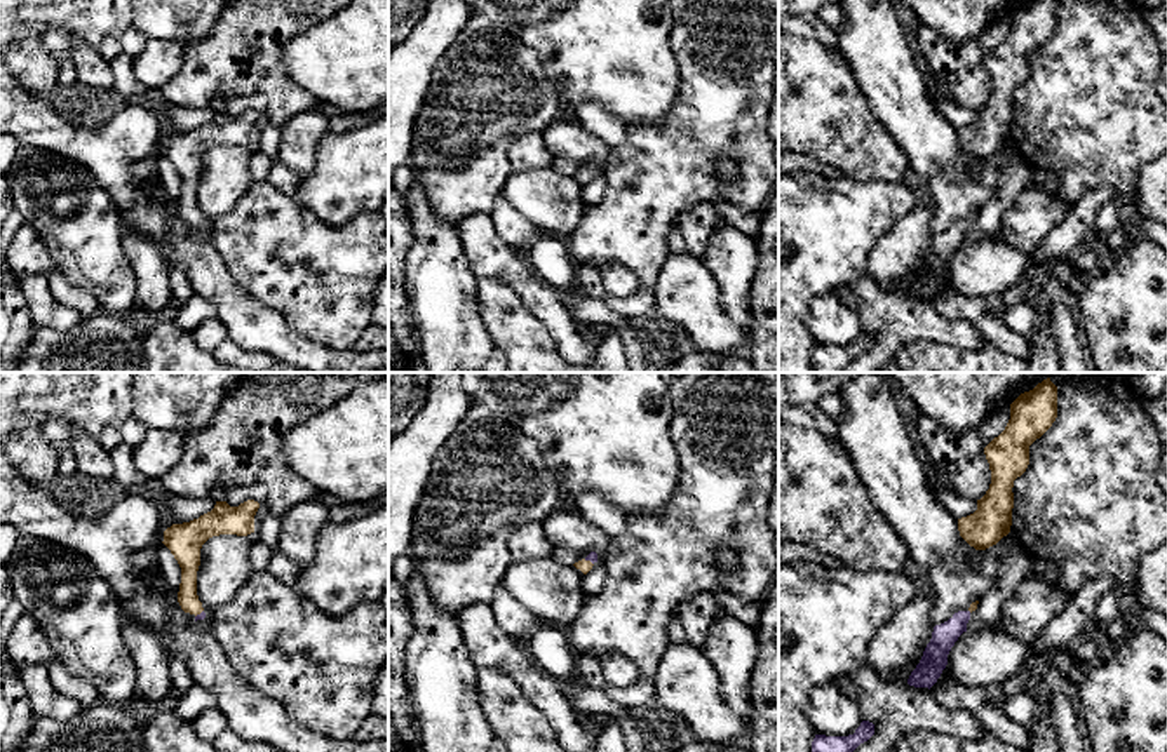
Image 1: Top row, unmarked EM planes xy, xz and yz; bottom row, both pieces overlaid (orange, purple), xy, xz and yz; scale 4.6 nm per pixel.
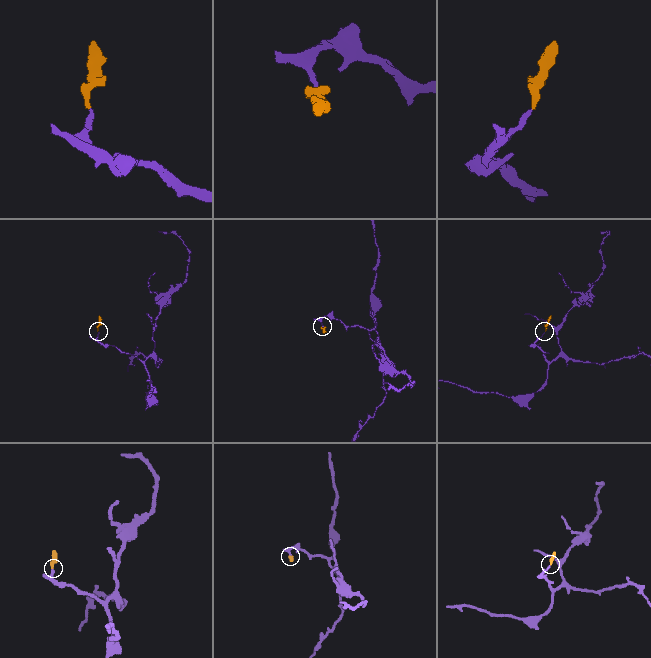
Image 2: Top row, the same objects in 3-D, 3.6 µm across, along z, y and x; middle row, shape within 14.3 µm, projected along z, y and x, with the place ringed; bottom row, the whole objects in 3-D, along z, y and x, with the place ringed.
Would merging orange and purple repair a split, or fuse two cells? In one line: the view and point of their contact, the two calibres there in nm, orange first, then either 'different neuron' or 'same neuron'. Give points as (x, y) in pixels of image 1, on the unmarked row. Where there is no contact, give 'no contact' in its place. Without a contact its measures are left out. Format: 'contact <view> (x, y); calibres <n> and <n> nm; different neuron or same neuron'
contact xz (589, 171); calibres 60 and 50 nm; same neuron

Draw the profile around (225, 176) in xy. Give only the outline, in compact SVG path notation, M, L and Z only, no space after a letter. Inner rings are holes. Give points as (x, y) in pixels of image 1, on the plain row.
M219 144L209 148L200 158L197 181L197 205L204 221L230 212L253 185L249 169L256 144Z

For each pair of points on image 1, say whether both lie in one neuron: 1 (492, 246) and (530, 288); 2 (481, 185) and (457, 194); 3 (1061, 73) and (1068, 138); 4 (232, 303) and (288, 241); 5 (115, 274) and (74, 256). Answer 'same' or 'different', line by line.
1: same
2: same
3: same
4: different
5: same

